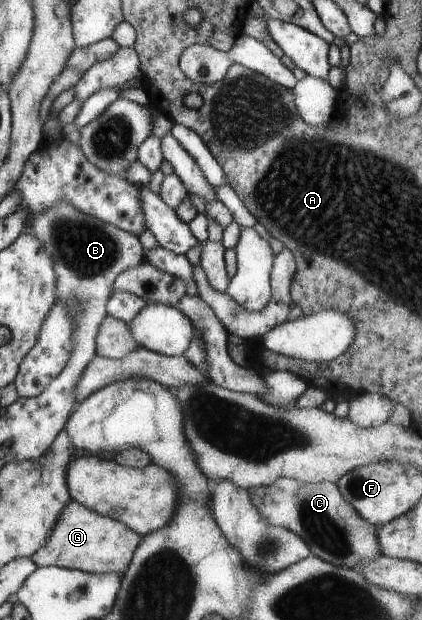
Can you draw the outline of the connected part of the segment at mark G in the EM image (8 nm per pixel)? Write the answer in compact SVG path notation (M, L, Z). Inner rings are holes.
M69 501L57 513L56 521L51 527L51 533L47 535L45 543L29 555L29 559L34 561L37 567L55 566L65 569L82 571L83 573L109 572L123 574L125 567L129 565L129 559L133 557L133 551L141 541L141 536L137 535L125 525L103 517L99 513L91 511L79 505L76 501Z

